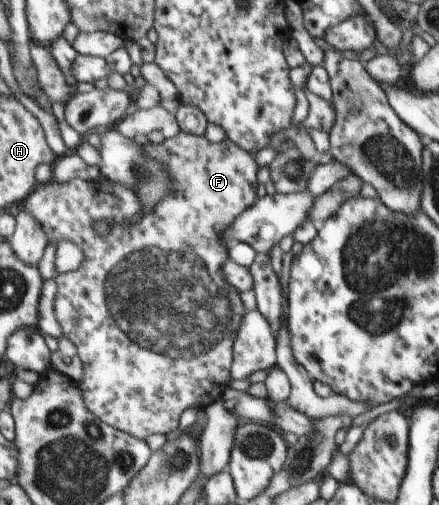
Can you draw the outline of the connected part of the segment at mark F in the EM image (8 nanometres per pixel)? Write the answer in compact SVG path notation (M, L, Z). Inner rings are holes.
M179 132L175 137L166 139L161 144L149 142L142 147L142 151L149 160L162 164L170 178L172 188L164 198L157 201L154 210L141 215L142 218L136 225L133 225L131 217L136 213L141 213L144 209L138 193L127 184L115 183L113 179L103 177L99 179L75 178L66 184L51 180L47 185L41 184L41 187L36 189L36 193L30 195L23 210L31 212L42 223L48 235L48 243L53 240L57 245L58 241L71 240L79 245L84 253L83 263L75 271L64 274L57 273L55 277L57 293L54 299L54 314L62 327L63 335L76 345L78 356L82 361L84 377L80 386L84 391L86 406L106 424L147 441L150 435L168 434L173 429L177 429L177 421L185 409L189 409L189 407L204 409L215 401L223 399L222 395L229 387L229 381L233 378L230 372L234 356L233 344L244 311L240 292L223 277L222 268L230 259L229 249L231 245L224 245L222 236L230 225L238 219L239 215L243 214L259 199L256 189L258 185L257 171L260 167L257 166L252 154L233 143L229 138L216 143L210 142L205 136L196 136L185 132ZM98 219L105 219L111 223L111 232L106 237L99 237L91 228L91 224ZM126 220L129 220L131 225L125 225Z

